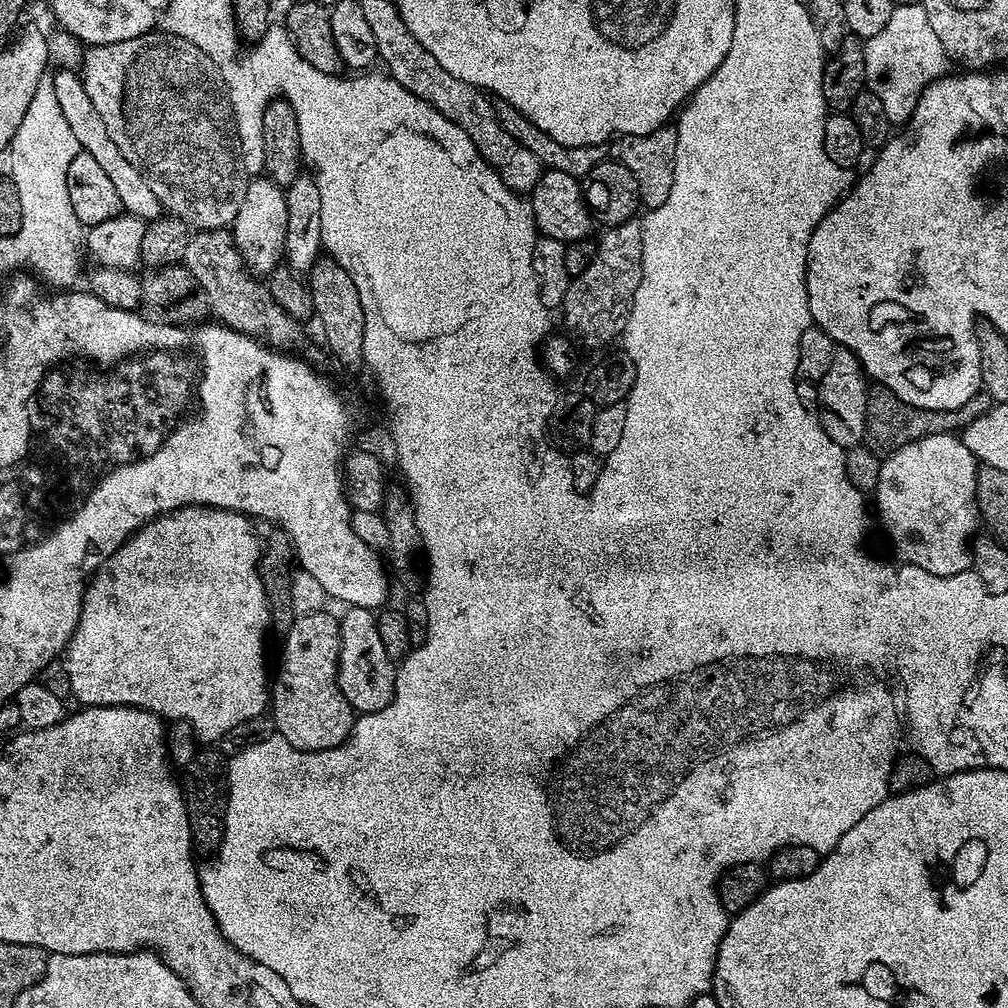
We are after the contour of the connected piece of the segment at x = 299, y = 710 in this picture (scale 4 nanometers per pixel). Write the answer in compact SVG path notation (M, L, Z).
M325 610L323 612L311 612L310 614L306 614L305 616L296 616L293 624L289 628L289 632L282 636L282 642L284 642L284 649L280 652L280 669L275 669L274 672L274 683L271 685L270 688L270 713L272 712L272 720L276 723L275 731L280 735L282 738L286 738L286 742L290 742L290 746L294 746L295 748L301 748L303 752L321 752L322 750L326 750L327 748L336 748L339 746L343 740L347 740L348 735L352 732L352 721L354 719L354 709L349 706L346 702L346 698L342 694L342 690L338 686L338 682L336 681L336 667L338 666L338 662L340 661L340 622L339 619L334 615L333 617L330 614L331 611Z

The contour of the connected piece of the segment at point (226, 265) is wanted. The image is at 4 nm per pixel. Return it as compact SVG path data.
M222 228L209 232L197 231L188 241L182 264L202 286L209 299L211 315L219 323L235 332L255 336L260 343L277 350L287 349L287 344L293 344L296 348L307 346L308 340L300 329L303 328L301 321L290 318L290 314L274 302L267 283L254 278L253 273L249 272L242 254L236 249L231 231Z

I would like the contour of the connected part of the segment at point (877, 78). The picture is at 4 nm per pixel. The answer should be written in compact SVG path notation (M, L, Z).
M923 3L895 5L886 26L864 44L864 76L867 89L878 94L887 120L900 126L911 119L921 94L948 71L950 57L931 28Z

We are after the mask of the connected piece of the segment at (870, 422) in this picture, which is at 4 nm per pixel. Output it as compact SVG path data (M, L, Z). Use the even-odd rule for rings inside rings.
M872 386L868 389L868 401L866 402L866 422L864 423L864 440L867 447L880 454L887 454L896 448L906 446L918 438L926 438L930 434L953 433L963 429L974 418L978 418L983 412L987 412L993 405L993 400L983 392L976 393L970 402L966 402L961 408L954 410L922 410L902 402L888 388Z

